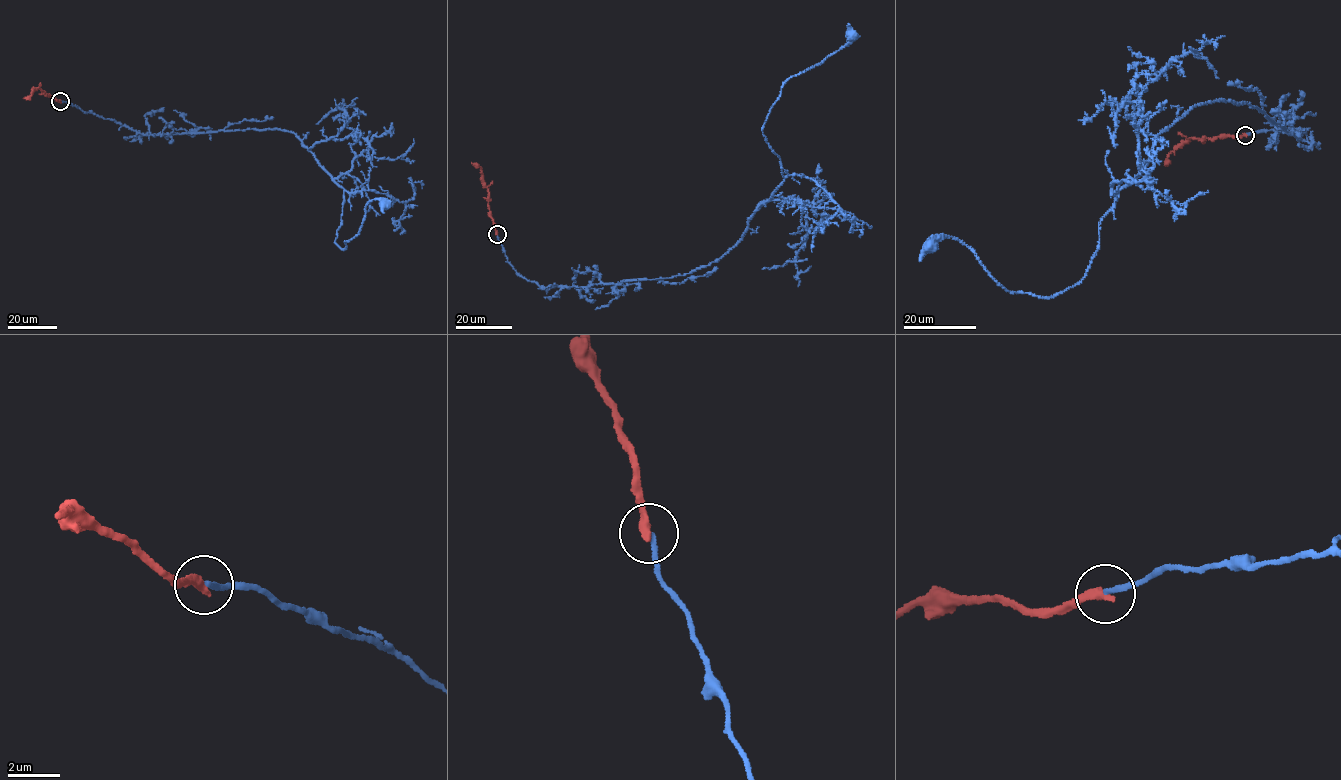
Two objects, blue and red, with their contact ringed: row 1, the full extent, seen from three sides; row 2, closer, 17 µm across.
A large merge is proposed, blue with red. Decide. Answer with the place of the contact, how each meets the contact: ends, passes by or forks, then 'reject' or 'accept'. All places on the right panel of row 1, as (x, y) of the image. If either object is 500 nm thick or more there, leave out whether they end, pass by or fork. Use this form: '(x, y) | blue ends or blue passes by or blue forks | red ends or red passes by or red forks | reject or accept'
(1245, 135) | blue ends | red ends | reject

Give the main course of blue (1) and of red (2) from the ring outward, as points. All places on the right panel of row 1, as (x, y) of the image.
1: (1245, 135), (1305, 132), (1195, 105), (1053, 296), (930, 244)
2: (1245, 135), (1188, 139), (1168, 155), (1165, 165)

